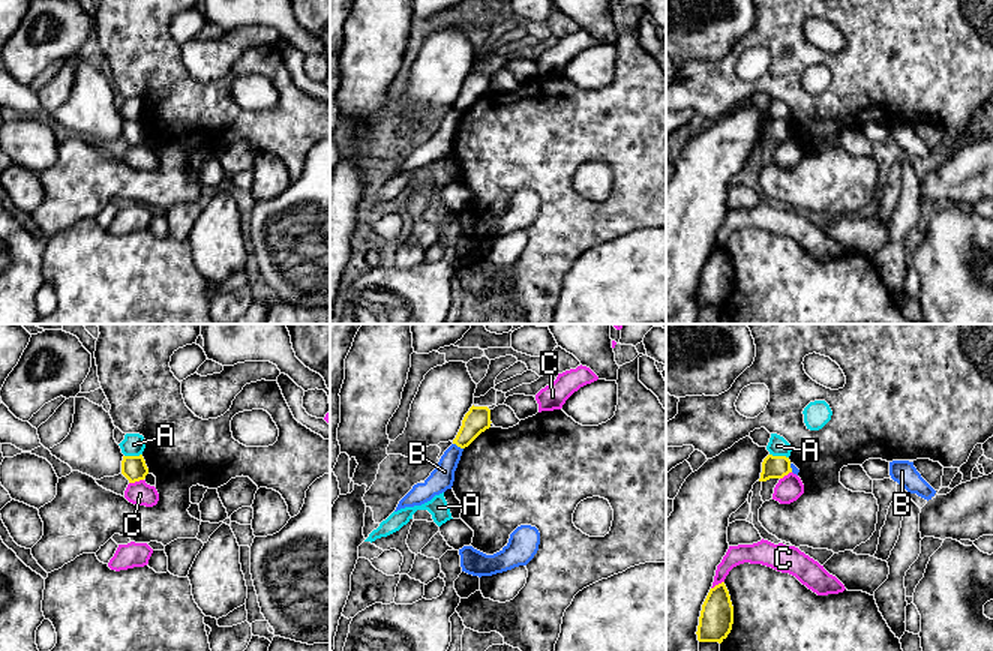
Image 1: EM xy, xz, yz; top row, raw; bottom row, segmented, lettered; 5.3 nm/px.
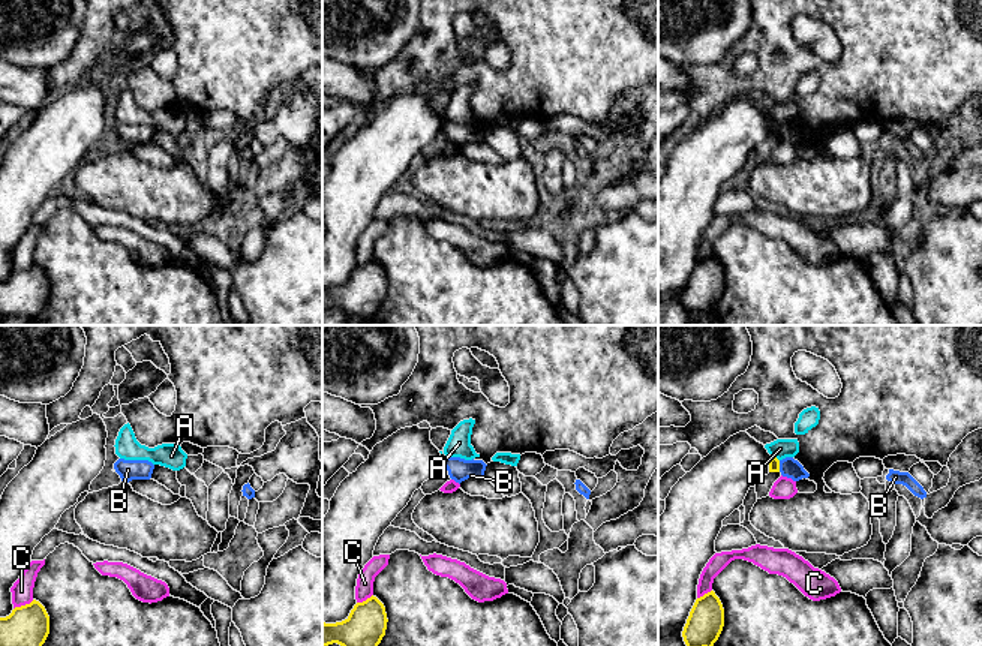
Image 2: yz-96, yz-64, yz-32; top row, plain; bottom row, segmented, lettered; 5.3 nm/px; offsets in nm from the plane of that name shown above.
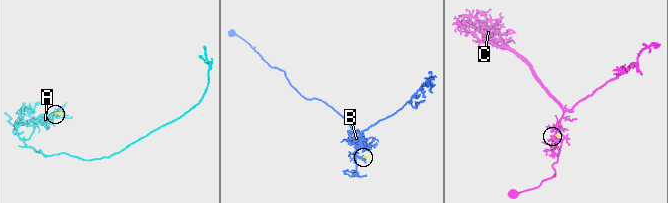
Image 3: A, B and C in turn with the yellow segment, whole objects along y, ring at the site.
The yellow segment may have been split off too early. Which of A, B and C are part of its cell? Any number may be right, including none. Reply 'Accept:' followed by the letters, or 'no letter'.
Accept: no letter

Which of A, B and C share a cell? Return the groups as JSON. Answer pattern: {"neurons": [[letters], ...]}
{"neurons": [["A"], ["B"], ["C"]]}

